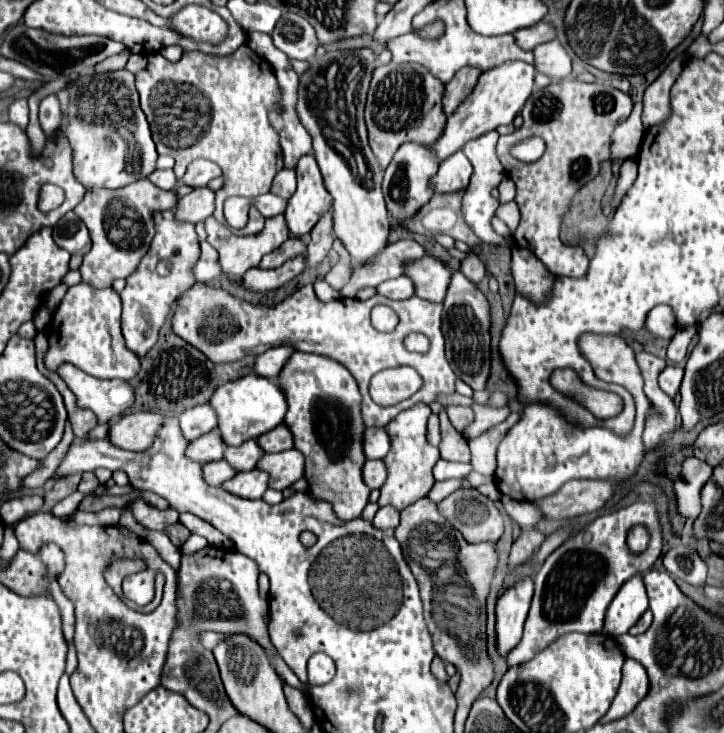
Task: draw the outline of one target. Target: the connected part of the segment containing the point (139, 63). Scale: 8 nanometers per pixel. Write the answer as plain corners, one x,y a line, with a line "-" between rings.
131,54
125,69
136,74
138,71
145,69
148,65
148,59
146,55

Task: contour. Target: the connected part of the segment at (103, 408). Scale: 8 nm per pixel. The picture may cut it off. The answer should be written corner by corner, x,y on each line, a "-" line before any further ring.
70,363
62,365
58,375
76,395
78,407
94,411
98,423
114,421
134,403
134,391
128,381
96,379

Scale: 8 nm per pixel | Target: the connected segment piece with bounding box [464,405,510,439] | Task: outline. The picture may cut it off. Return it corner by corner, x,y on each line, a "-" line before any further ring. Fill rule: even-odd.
474,405
472,409
474,409
474,413
476,413
476,419
474,419
474,423
466,429
466,433
464,433
466,439
474,439
474,437
478,437
480,433
488,431
492,425
498,425
500,421
504,421
504,419
508,417
508,413
510,413
508,407

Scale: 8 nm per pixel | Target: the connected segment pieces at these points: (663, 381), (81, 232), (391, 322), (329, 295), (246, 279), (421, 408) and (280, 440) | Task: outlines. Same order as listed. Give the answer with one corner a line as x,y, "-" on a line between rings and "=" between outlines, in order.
668,365
662,373
660,373
660,387
664,393
668,393
670,397
674,397
680,391
680,383
684,377
684,369
678,365
=
74,211
66,213
66,217
58,221
58,225
54,227
54,241
72,255
86,255
92,245
86,225
76,217
=
378,305
372,309
372,327
374,329
378,329
382,333
390,333
396,325
398,325
398,317
390,307
=
326,281
314,283
314,291
316,291
316,297
318,297
320,301
332,301
332,299
338,299
338,297
340,297
340,293
338,293
336,289
332,289
=
304,255
294,257
290,261
286,261
282,267
276,269
248,269
248,273
242,275
242,287
250,293
266,293
266,291
274,291
278,287
282,287
284,283
292,281
298,273
302,273
304,269
=
424,403
414,405
412,409
402,411
394,421
390,421
386,425
386,431
390,435
392,441
392,449
390,453
384,457
384,463
388,467
388,479
382,485
382,489
372,490
370,493
370,501
378,505
394,505
396,509
406,509
408,505
412,505
414,501
426,497
434,485
434,475
432,469
436,465
436,461
440,459
440,453
436,447
430,447
426,441
426,423
430,417
430,407
=
282,423
276,429
264,433
262,437
258,437
258,445
266,451
266,453
276,453
276,451
288,451
294,447
292,443
292,433
290,429

